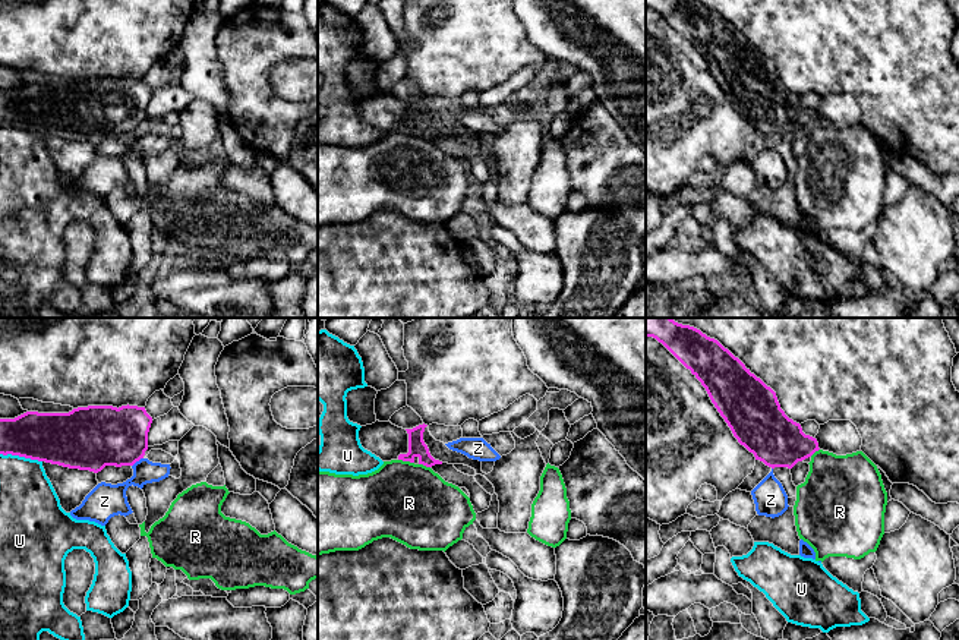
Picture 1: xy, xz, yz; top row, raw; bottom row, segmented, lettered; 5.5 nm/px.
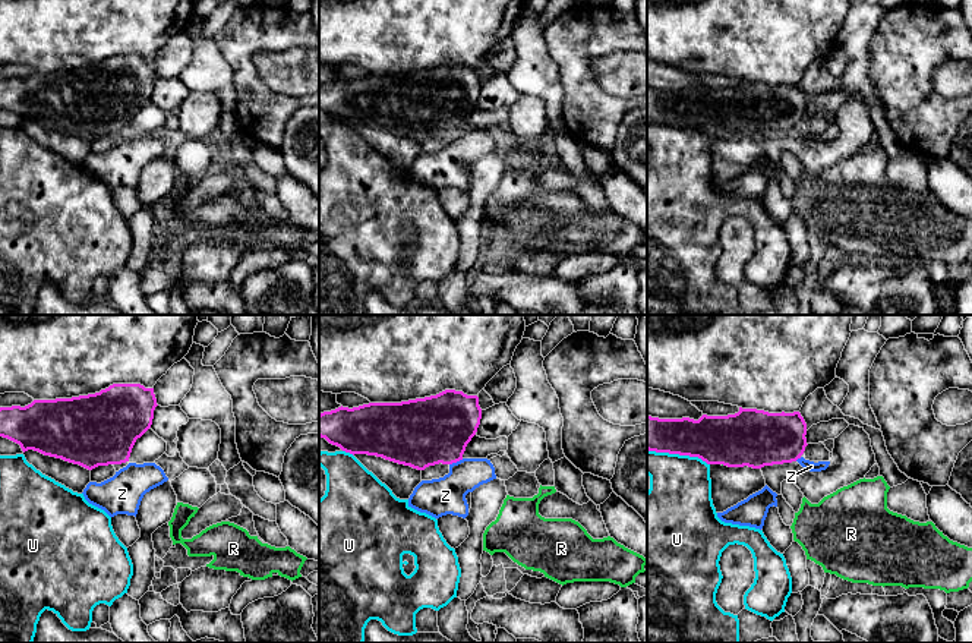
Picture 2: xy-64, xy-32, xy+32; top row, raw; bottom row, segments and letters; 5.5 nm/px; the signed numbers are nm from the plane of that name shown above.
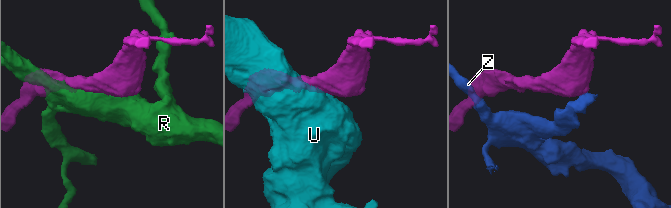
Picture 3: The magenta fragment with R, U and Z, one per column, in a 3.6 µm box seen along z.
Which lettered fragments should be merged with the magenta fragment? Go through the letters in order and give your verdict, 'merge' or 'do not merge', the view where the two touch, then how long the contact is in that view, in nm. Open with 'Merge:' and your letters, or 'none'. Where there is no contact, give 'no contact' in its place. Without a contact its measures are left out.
Merge: none
R: do not merge | xz | 90 nm
U: do not merge | xy | 240 nm
Z: do not merge | xy | 80 nm

